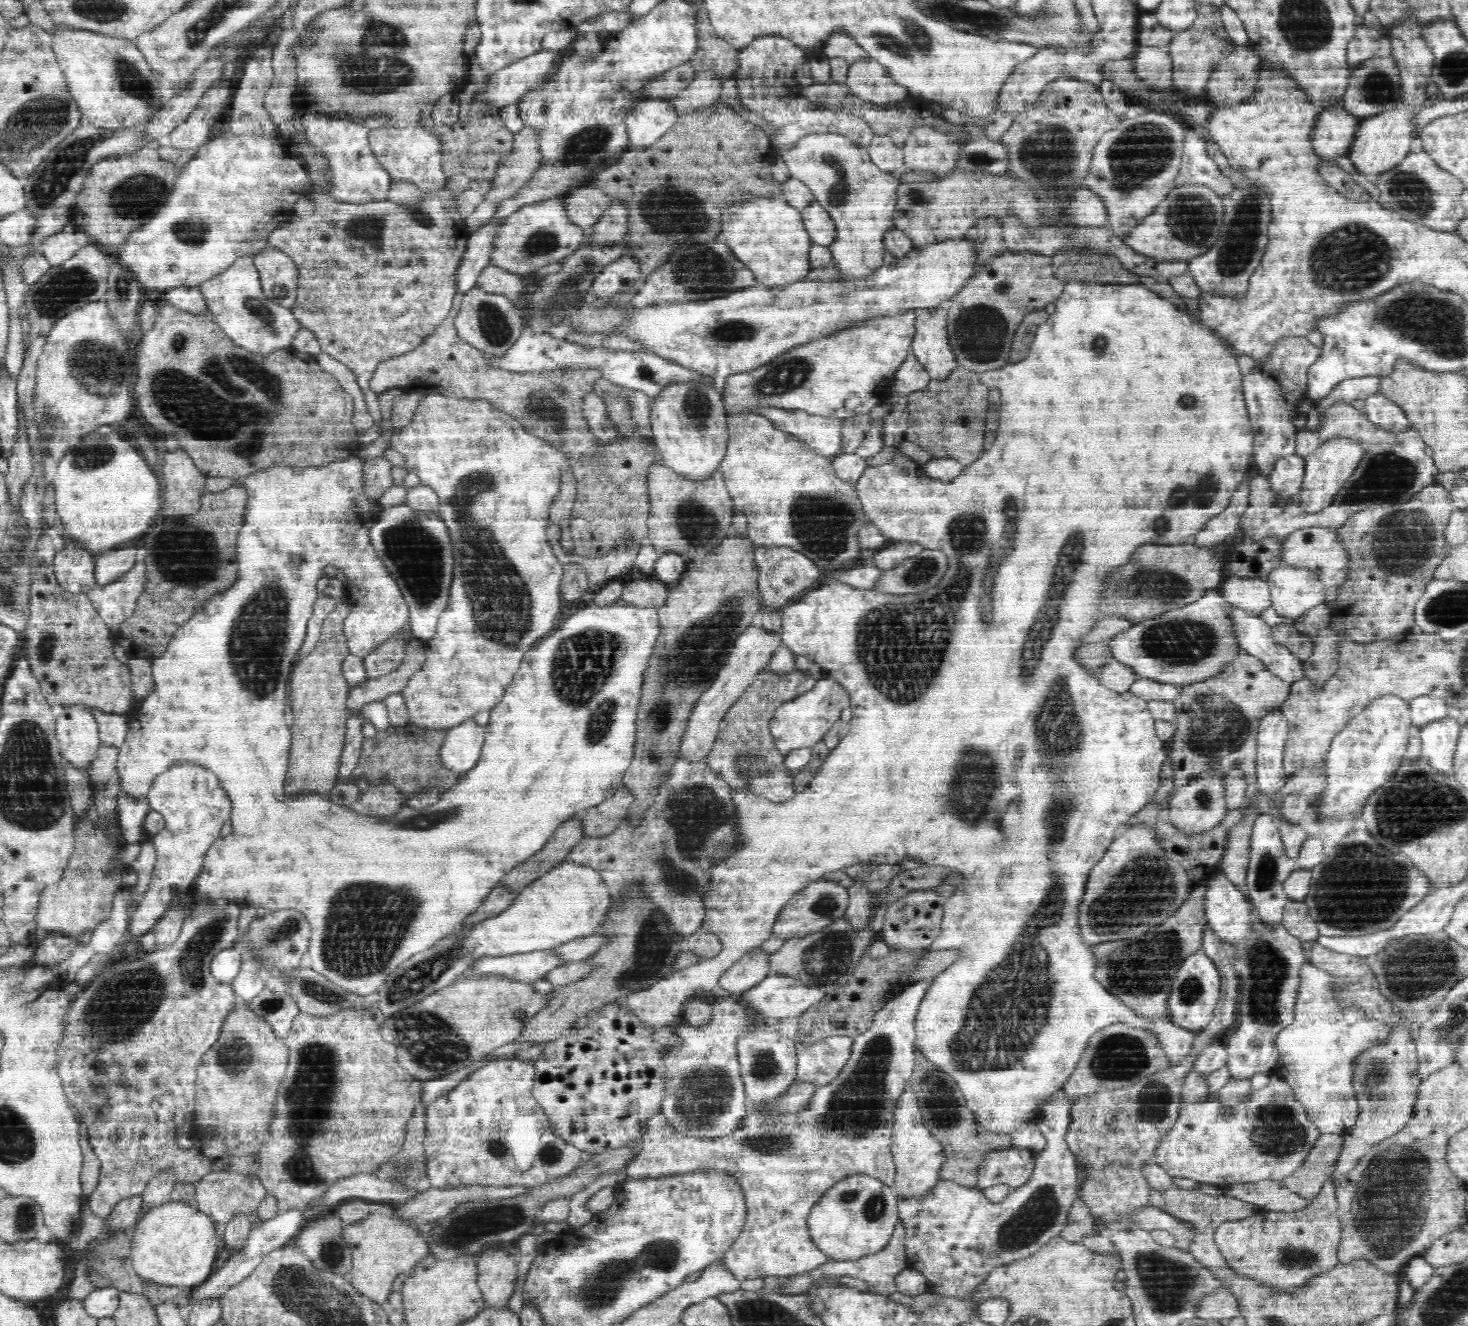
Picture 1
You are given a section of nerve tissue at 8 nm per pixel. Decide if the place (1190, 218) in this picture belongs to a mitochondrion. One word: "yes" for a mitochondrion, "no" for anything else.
yes

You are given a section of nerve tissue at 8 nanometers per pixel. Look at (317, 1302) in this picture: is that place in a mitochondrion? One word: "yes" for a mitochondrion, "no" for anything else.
yes

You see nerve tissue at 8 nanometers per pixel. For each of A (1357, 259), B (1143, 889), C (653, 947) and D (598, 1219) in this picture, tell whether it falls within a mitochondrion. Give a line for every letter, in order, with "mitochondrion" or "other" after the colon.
A: mitochondrion
B: mitochondrion
C: mitochondrion
D: other

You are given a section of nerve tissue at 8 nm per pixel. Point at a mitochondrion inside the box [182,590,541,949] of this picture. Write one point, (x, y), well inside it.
(422, 820)

